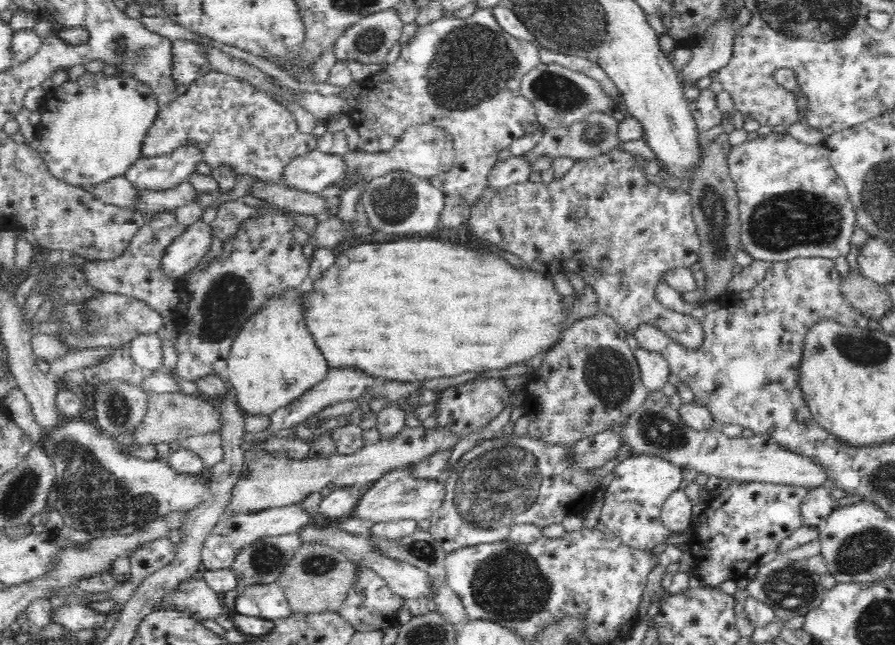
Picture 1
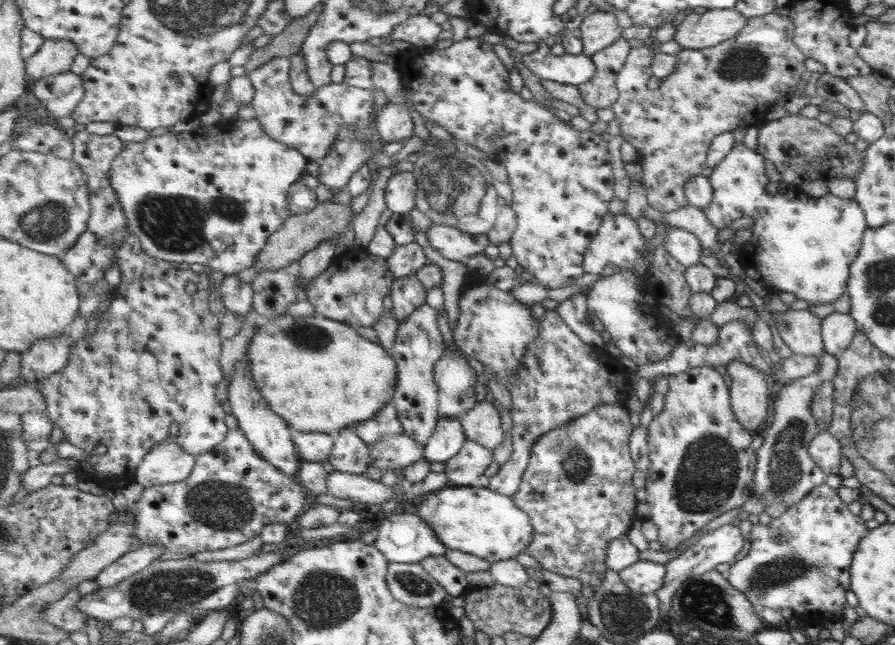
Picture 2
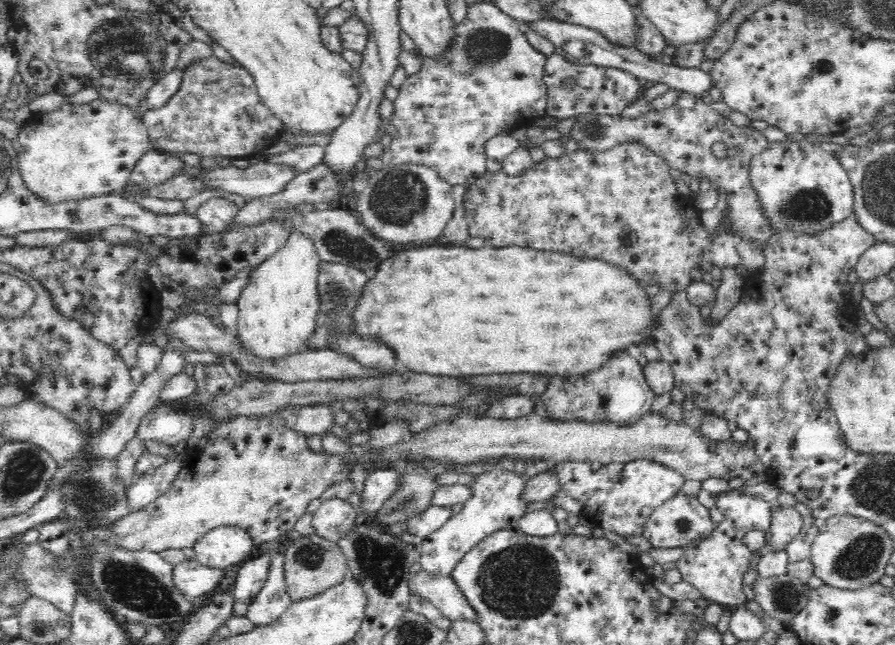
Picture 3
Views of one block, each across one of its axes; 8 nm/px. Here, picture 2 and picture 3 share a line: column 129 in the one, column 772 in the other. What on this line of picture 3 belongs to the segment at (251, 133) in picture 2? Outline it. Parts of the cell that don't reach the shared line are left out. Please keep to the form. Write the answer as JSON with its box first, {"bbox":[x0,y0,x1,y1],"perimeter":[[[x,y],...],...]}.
{"bbox":[750,138,855,234],"perimeter":[[[806,138],[795,142],[789,139],[771,142],[768,149],[751,160],[750,178],[761,200],[761,207],[776,233],[793,230],[816,234],[853,214],[855,192],[847,170],[840,164],[834,151],[825,145],[809,142]]]}

